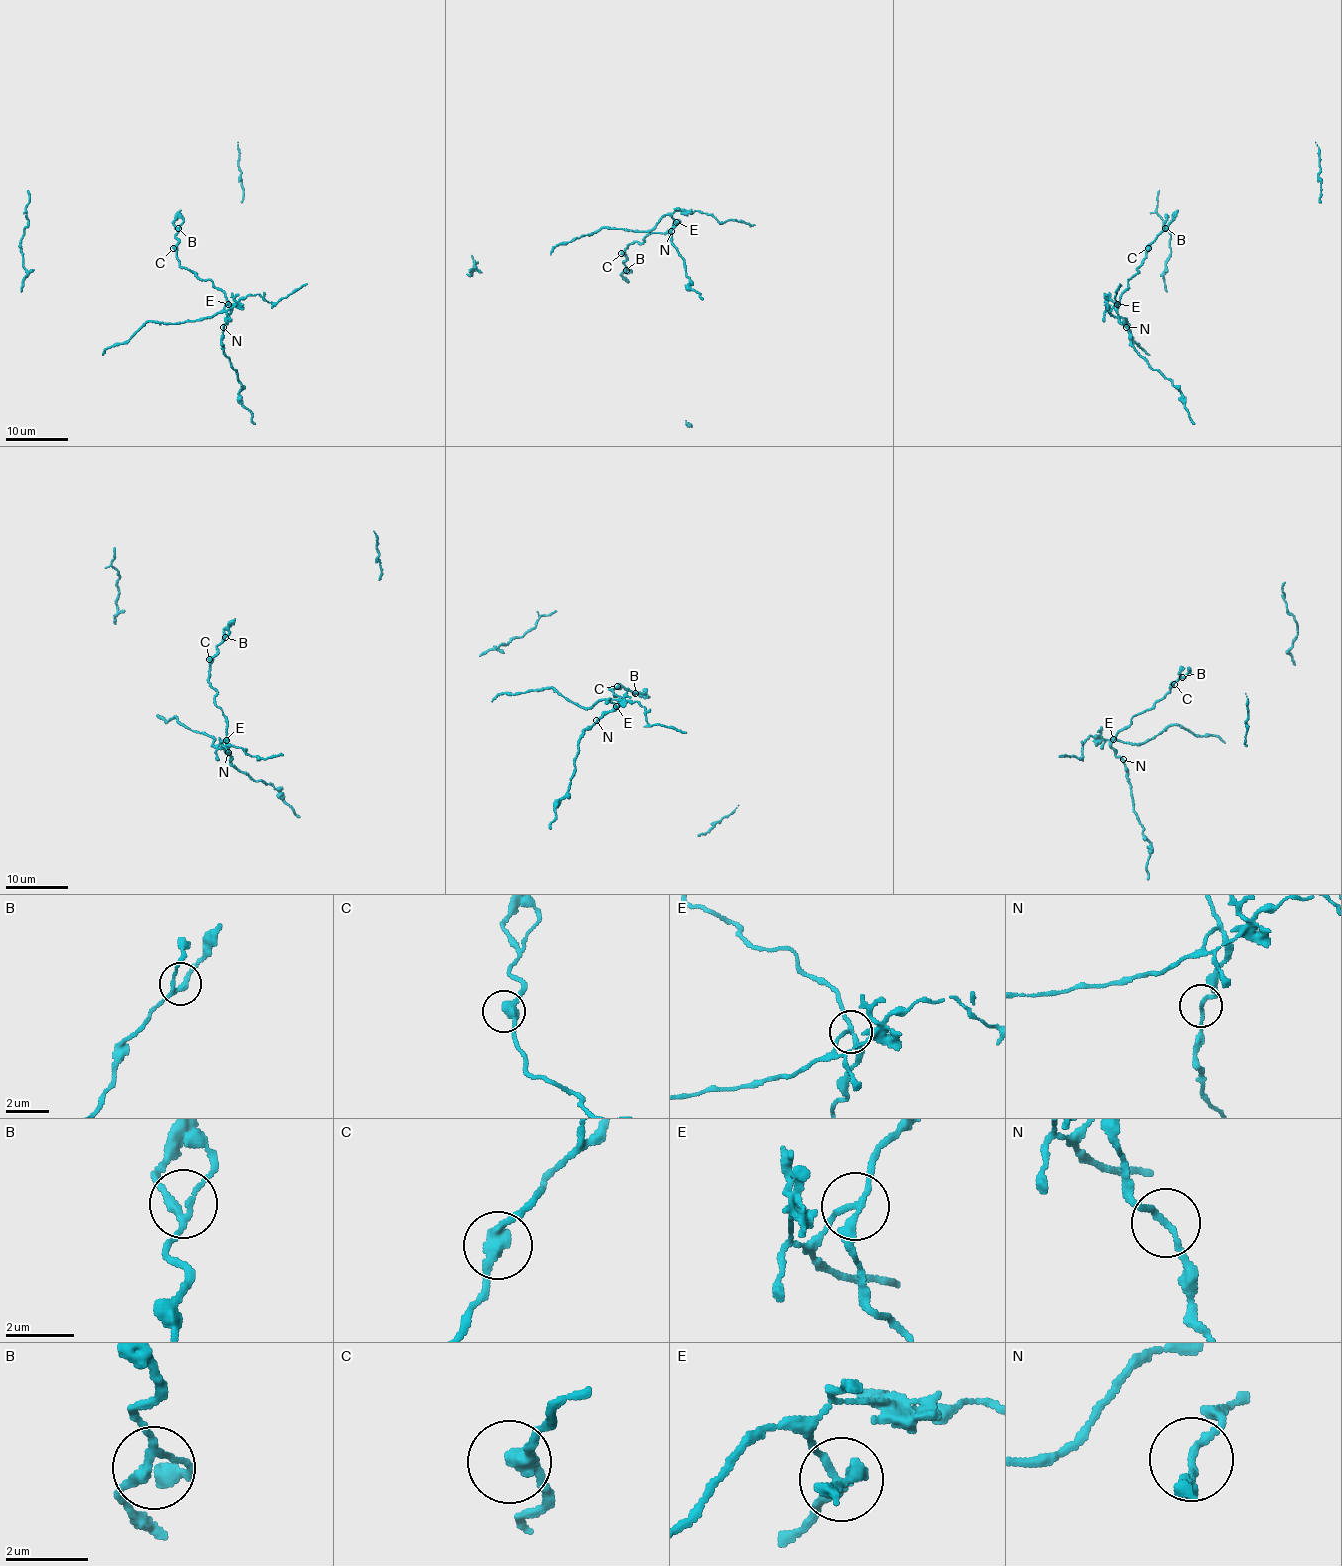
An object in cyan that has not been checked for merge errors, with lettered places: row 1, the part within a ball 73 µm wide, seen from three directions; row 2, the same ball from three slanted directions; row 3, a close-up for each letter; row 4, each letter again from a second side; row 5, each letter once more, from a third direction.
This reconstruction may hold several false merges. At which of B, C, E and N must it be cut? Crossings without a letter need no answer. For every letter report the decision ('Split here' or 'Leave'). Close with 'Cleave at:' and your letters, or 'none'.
B: Leave
C: Leave
E: Split here
N: Leave
Cleave at: E

